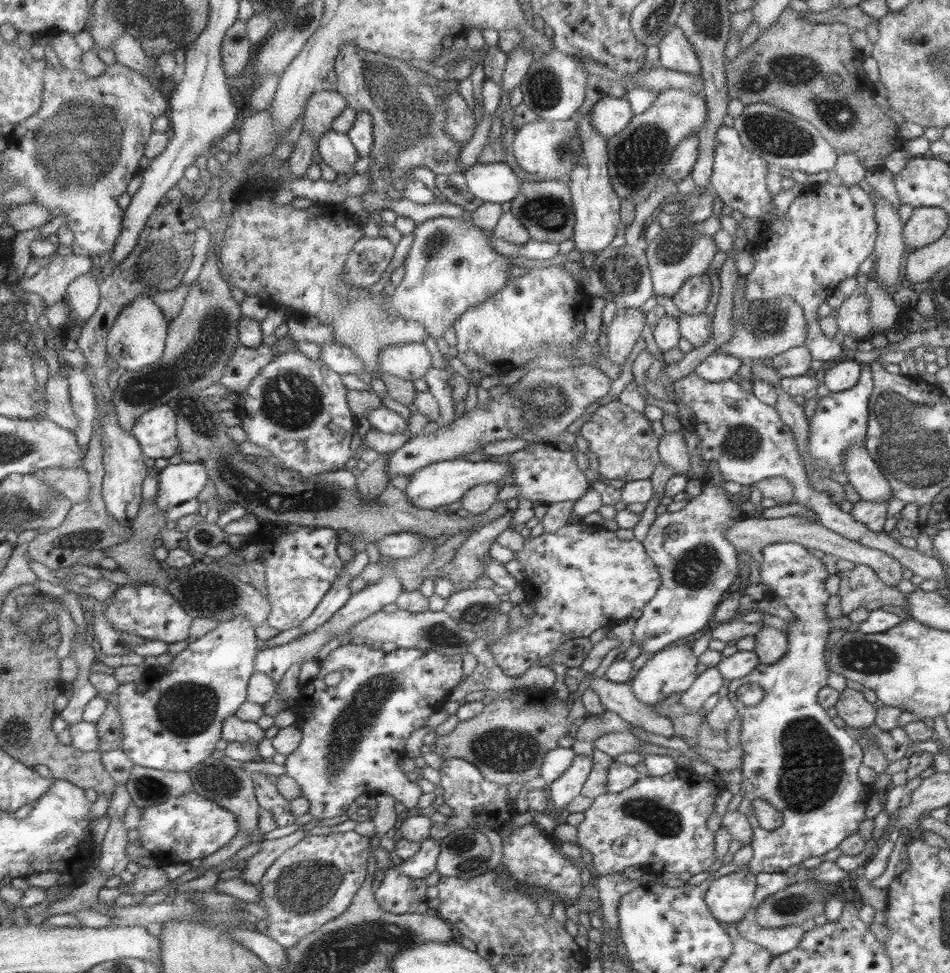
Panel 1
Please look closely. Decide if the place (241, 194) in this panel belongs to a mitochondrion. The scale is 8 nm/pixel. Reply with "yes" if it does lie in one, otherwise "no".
no

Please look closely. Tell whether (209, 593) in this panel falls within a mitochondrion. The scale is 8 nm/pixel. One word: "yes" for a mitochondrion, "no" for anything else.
yes

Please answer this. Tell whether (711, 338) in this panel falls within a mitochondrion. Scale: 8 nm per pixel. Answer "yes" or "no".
no

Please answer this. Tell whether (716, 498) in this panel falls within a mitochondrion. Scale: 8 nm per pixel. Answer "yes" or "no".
no

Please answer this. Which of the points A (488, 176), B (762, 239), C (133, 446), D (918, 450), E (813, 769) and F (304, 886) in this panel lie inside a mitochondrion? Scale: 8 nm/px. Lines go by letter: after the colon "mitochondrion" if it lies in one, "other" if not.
A: other
B: other
C: other
D: mitochondrion
E: mitochondrion
F: mitochondrion

